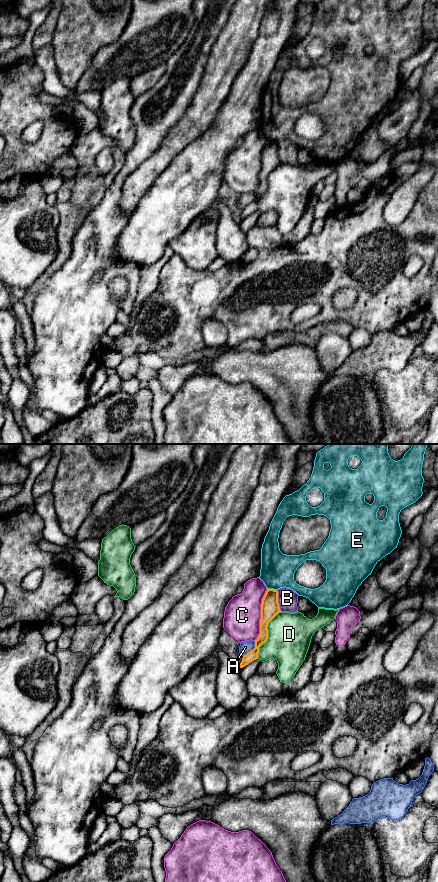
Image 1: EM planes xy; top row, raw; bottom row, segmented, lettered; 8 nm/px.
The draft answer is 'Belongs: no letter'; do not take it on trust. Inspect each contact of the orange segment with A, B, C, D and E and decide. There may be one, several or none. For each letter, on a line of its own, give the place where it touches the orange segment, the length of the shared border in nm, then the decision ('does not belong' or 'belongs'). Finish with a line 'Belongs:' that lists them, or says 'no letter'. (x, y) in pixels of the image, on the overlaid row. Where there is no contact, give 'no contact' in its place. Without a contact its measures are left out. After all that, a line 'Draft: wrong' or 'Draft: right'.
A: contact xy (251, 650); length 160 nm; does not belong
B: contact xy (277, 601); length 180 nm; does not belong
C: contact xy (261, 615); length 420 nm; does not belong
D: contact xy (267, 635); length 420 nm; does not belong
E: contact xy (272, 589); length 80 nm; does not belong
Belongs: no letter
Draft: right

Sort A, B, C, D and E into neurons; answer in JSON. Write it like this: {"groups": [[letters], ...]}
{"groups": [["A"], ["B"], ["C"], ["D"], ["E"]]}

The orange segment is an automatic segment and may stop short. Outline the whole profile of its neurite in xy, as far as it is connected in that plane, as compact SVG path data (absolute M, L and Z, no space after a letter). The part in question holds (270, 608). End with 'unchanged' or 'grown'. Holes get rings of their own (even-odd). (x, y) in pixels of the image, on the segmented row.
M267 589L261 604L260 634L255 640L255 648L243 656L240 668L258 659L259 647L268 639L268 623L281 612L278 603L278 591Z; unchanged

